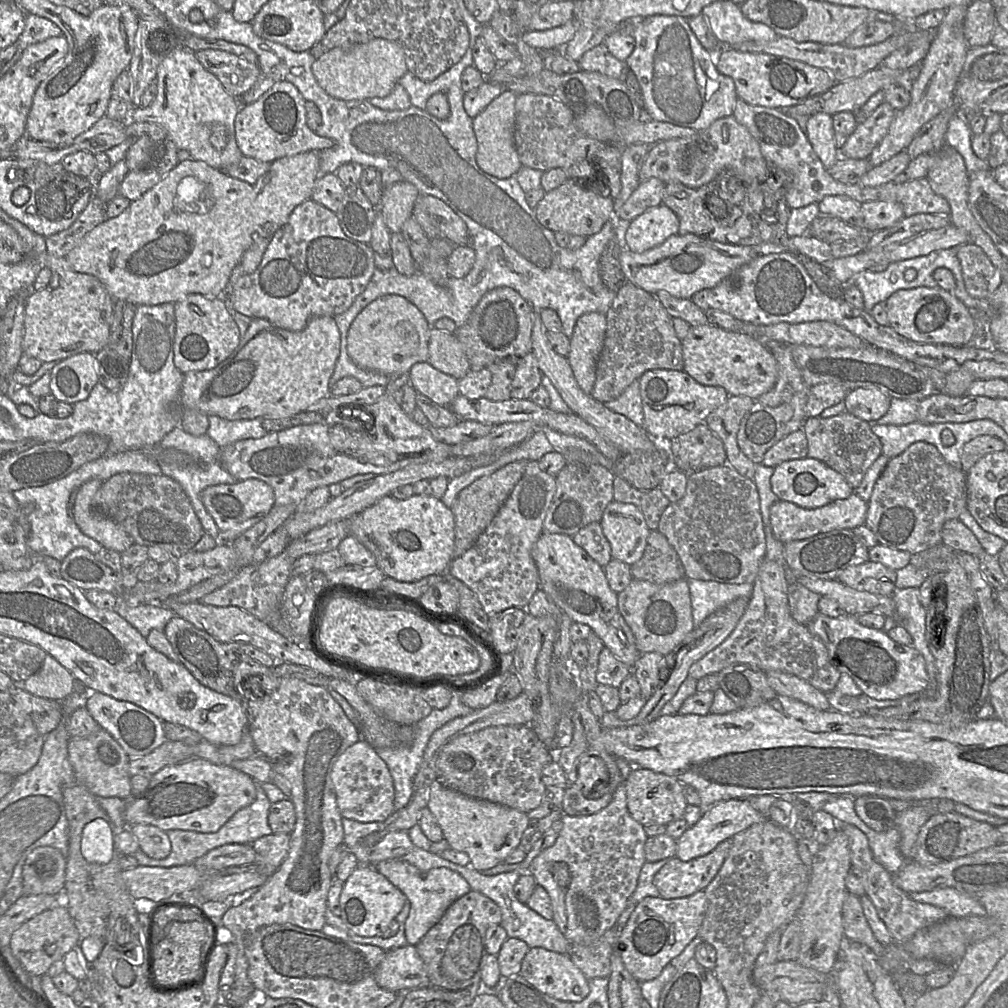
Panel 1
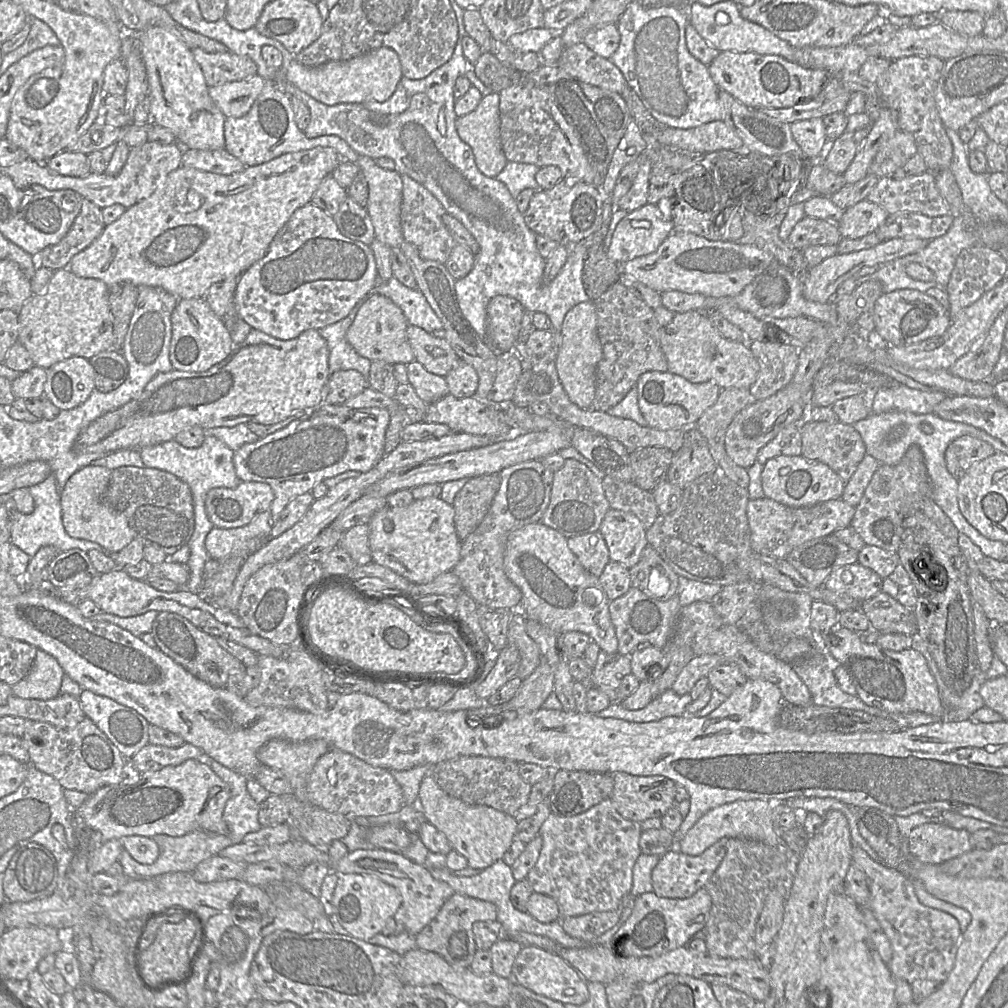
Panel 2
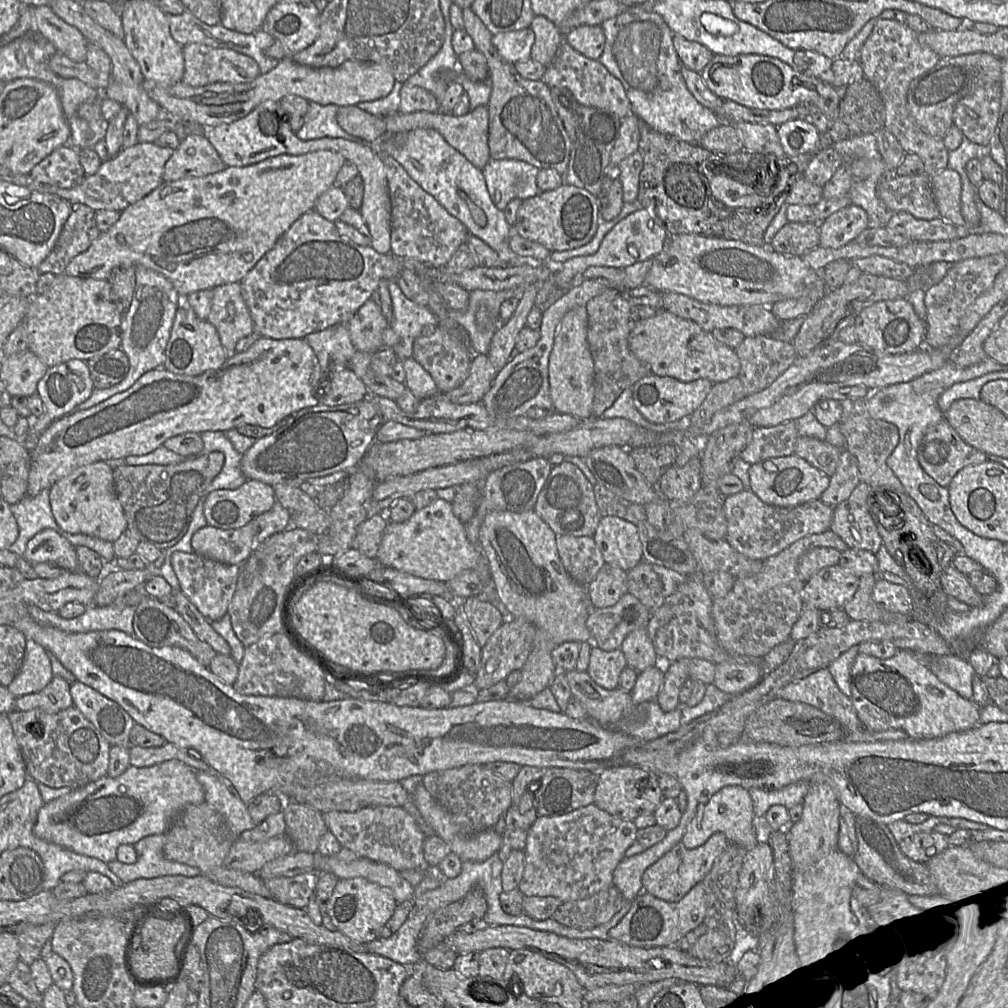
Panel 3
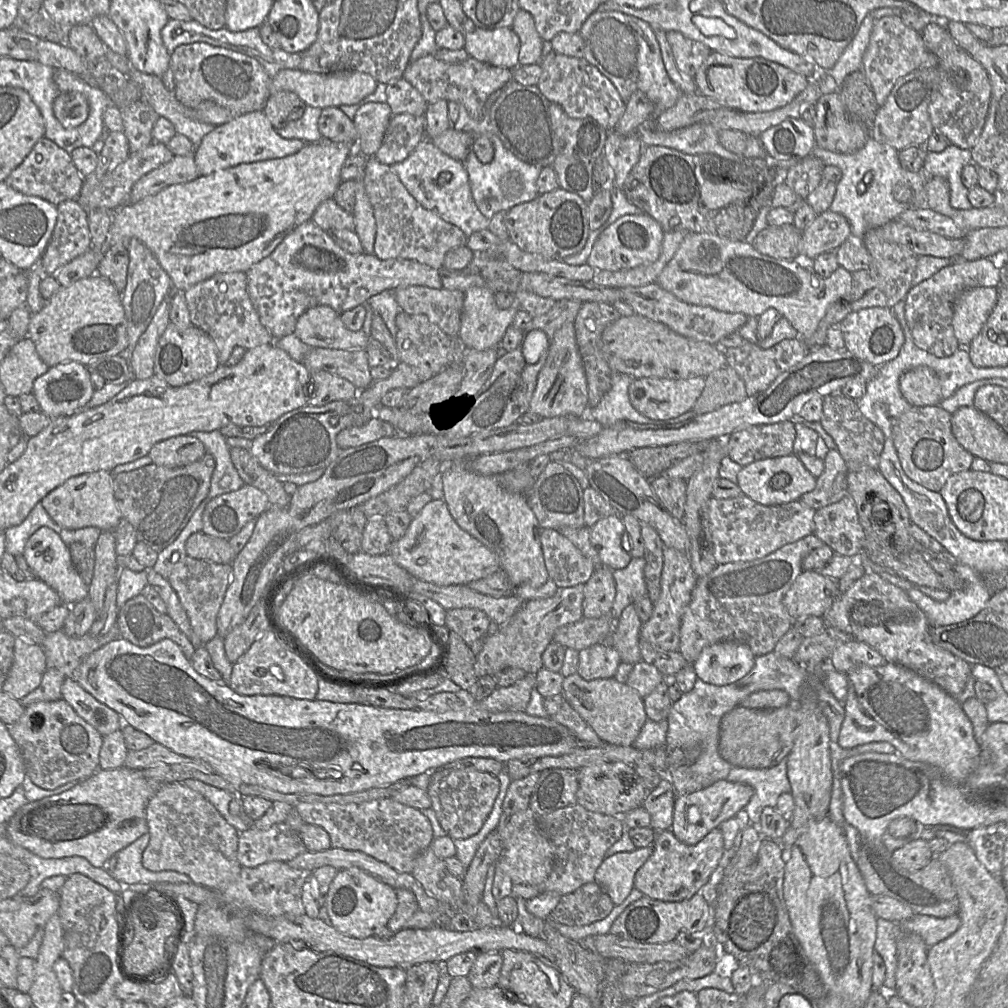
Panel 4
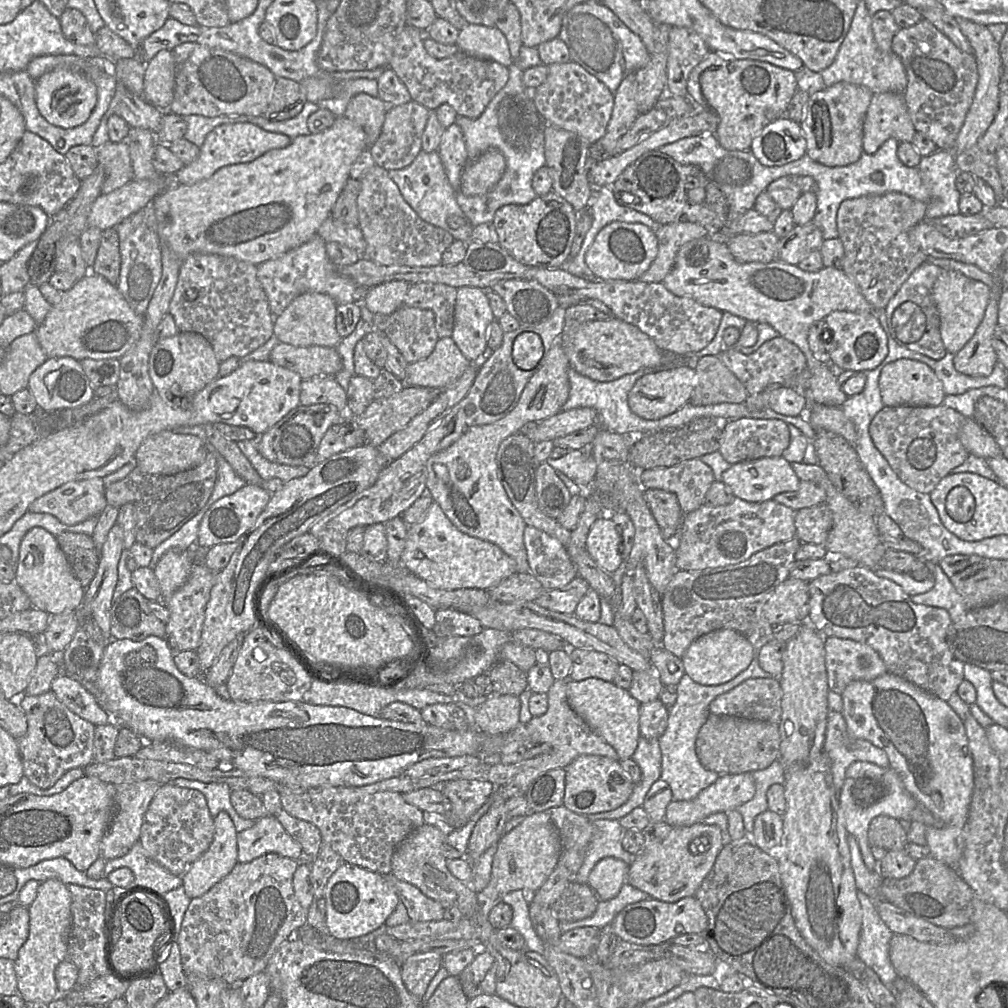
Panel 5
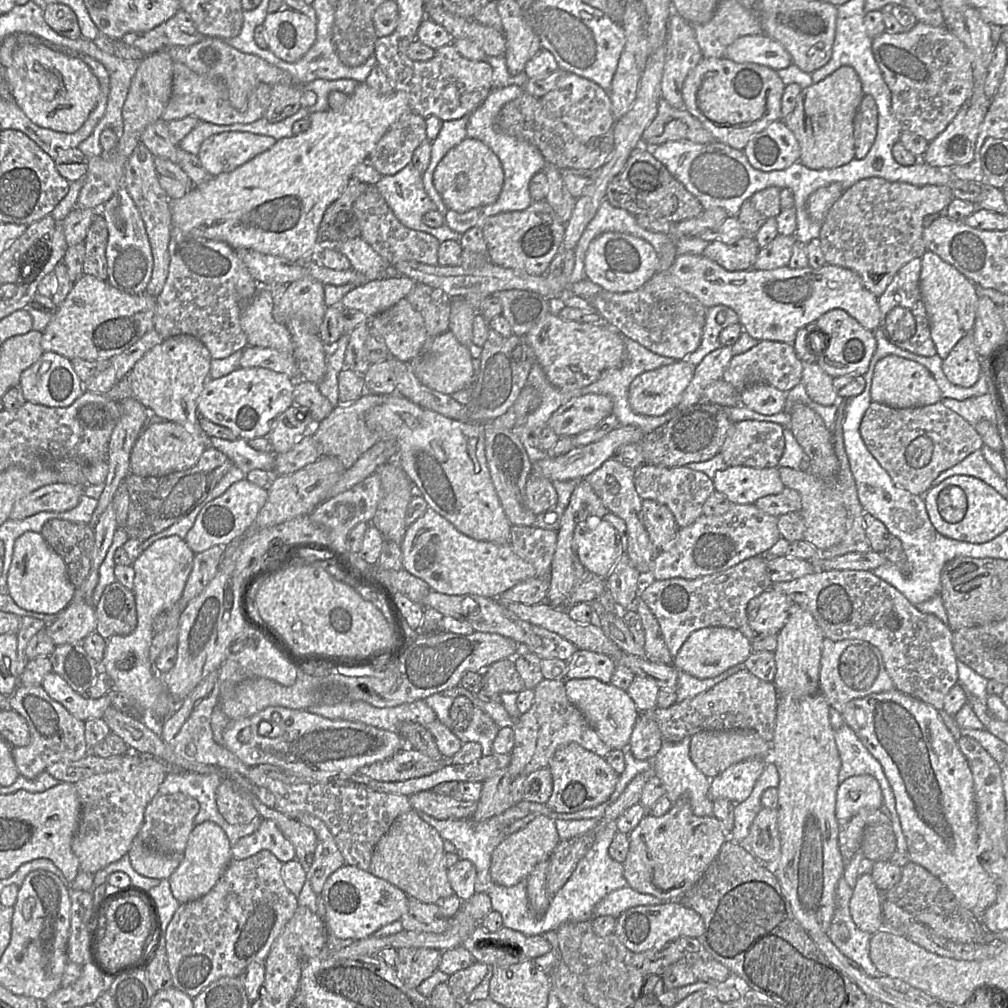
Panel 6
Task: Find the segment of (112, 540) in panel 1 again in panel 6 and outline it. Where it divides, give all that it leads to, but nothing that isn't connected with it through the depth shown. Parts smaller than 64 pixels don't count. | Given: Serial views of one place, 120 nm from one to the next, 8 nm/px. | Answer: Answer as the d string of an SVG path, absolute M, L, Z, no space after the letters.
M54 483L42 486L18 500L9 519L21 520L43 511L65 512L75 508L85 485Z

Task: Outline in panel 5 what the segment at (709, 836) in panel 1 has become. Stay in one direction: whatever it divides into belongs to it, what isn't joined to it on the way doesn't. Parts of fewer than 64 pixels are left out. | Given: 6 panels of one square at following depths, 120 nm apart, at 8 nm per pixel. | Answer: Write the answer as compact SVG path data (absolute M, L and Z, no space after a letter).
M752 772L722 775L695 798L672 800L666 808L664 821L672 826L691 826L711 814L737 809L751 800L754 793Z

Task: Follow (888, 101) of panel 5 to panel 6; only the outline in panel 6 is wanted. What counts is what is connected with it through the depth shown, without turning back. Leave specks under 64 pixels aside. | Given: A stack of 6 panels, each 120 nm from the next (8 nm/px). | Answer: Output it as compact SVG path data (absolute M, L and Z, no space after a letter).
M864 94L854 117L855 159L863 159L873 145L878 123L878 109L874 98Z

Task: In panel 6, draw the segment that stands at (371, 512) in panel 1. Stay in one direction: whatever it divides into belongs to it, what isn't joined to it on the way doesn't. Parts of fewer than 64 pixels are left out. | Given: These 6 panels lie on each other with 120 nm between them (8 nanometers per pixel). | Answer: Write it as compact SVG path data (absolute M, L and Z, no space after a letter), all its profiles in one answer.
M431 508L407 527L400 545L403 569L442 594L498 598L516 584L537 576L535 568L519 557L511 545L472 539Z

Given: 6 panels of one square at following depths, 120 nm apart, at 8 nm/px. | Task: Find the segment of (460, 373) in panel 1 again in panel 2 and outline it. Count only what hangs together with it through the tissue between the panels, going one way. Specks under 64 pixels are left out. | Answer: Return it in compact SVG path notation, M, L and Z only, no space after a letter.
M408 326L407 339L415 360L433 374L445 377L461 360L445 338L417 326Z

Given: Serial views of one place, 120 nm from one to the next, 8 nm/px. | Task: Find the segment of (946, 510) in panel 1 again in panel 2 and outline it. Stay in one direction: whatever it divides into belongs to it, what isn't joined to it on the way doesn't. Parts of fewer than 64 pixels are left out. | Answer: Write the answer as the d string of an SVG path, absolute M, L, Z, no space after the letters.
M911 445L896 465L880 465L874 473L864 494L855 507L850 523L867 546L876 546L896 553L901 544L902 522L914 515L920 500L933 500L933 489L927 473L923 452L918 445Z

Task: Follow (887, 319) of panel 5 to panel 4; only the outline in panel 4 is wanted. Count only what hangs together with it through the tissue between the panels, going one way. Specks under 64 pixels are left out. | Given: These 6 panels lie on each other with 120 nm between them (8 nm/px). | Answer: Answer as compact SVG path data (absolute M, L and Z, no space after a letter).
M960 257L948 259L956 261L912 286L904 298L905 320L913 343L938 358L948 357L960 348L952 326L953 305L957 296L972 288L997 288L1001 283L1001 263L998 259L982 258L973 261L966 261Z

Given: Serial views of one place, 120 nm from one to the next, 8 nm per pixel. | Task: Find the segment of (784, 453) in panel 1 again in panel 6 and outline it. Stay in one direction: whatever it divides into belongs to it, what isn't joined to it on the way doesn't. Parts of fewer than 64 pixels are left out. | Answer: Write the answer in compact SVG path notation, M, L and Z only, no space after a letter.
M767 421L733 423L721 450L723 460L728 467L777 467L785 446L783 429L782 425Z

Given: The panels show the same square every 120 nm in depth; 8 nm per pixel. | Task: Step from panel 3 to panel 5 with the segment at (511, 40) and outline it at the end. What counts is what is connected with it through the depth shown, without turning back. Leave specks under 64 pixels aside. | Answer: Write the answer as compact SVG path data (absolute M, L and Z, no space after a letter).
M469 24L459 31L455 45L461 53L506 67L514 62L505 35L495 26Z

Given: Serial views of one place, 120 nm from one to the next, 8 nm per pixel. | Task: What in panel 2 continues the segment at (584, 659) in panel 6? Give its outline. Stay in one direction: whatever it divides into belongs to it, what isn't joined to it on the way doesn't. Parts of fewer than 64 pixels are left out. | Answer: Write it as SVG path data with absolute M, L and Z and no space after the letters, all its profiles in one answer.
M601 650L592 669L591 686L616 691L622 679L631 673L630 655L610 654Z

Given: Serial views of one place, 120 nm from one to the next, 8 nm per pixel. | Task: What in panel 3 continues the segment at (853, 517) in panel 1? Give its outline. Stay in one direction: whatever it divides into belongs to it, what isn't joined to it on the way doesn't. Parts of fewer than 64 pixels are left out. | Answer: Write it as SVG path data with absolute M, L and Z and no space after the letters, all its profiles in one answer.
M750 490L725 497L724 512L727 521L725 540L744 556L763 561L804 537L829 530L833 518L833 507L819 499L793 507L777 507L764 503Z

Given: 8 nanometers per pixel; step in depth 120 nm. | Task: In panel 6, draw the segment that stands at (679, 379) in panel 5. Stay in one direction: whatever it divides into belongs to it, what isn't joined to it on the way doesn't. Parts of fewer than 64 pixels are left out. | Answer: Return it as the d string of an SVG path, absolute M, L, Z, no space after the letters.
M685 360L643 372L631 382L628 400L632 411L661 416L676 406L692 380L695 366Z

